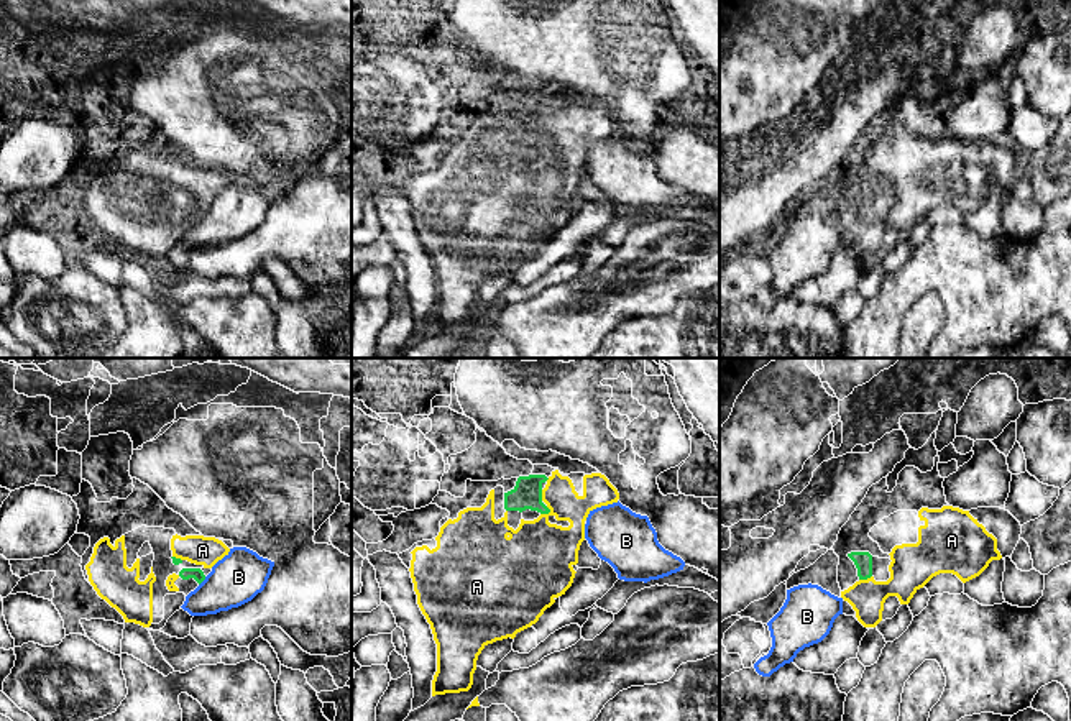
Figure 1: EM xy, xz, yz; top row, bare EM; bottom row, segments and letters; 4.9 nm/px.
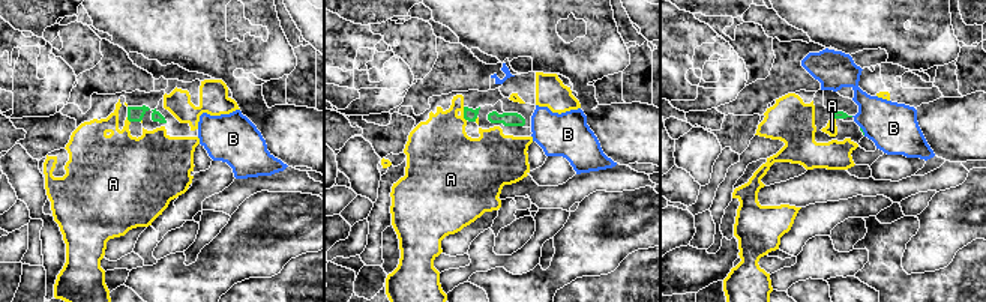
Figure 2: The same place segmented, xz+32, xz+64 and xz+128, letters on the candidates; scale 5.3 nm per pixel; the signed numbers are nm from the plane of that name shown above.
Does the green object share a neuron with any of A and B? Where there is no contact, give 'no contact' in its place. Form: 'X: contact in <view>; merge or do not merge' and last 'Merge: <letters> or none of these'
A: contact in xz; merge
B: contact in xy; do not merge
Merge: A

